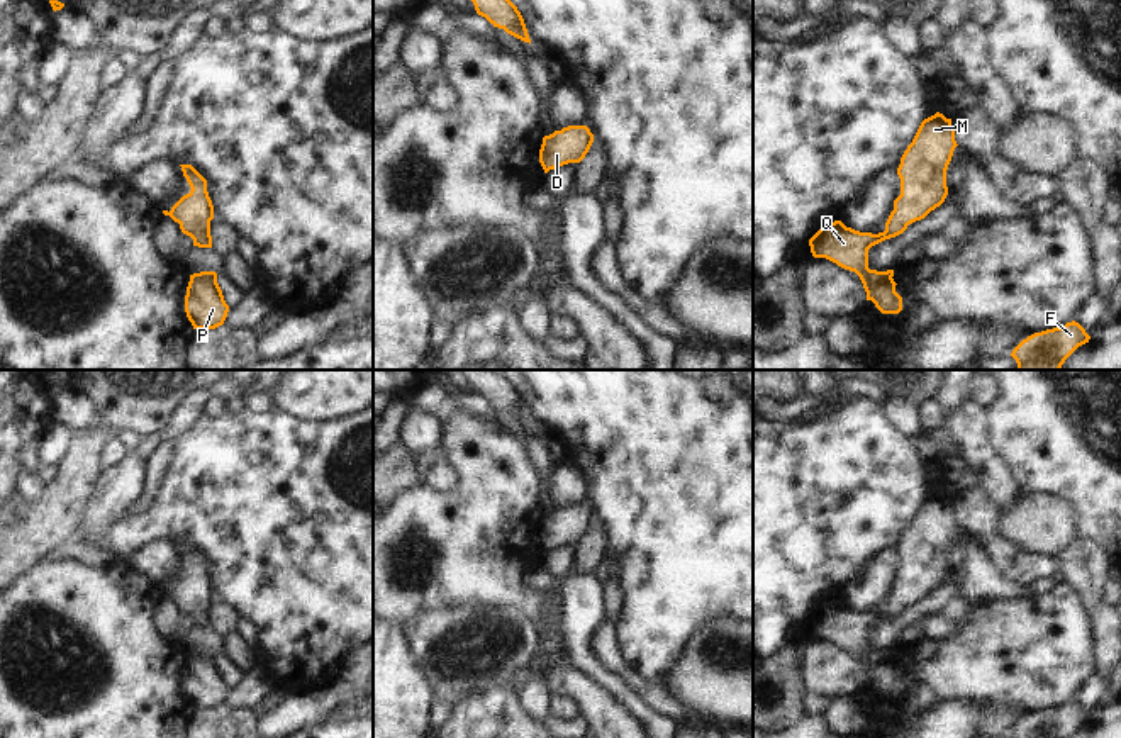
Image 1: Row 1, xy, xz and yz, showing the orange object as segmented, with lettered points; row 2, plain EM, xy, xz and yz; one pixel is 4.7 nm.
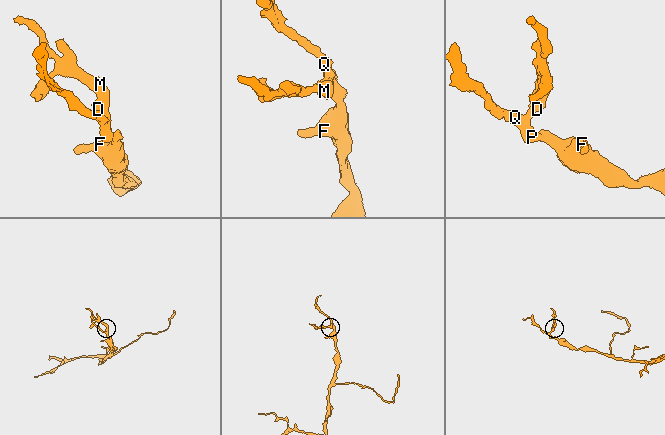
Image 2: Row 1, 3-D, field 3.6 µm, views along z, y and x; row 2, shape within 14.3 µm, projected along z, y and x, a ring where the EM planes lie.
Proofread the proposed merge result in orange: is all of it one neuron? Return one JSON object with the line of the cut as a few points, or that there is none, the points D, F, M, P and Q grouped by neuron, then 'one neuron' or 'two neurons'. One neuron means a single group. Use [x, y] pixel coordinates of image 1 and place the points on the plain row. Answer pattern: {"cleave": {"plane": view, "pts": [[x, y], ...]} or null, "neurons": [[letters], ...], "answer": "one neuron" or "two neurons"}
{"cleave": null, "neurons": [["D", "F", "M", "P", "Q"]], "answer": "one neuron"}

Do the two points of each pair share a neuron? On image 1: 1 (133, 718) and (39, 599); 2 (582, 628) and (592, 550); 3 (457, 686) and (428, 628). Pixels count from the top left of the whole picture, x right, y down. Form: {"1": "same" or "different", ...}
{"1": "same", "2": "different", "3": "same"}

